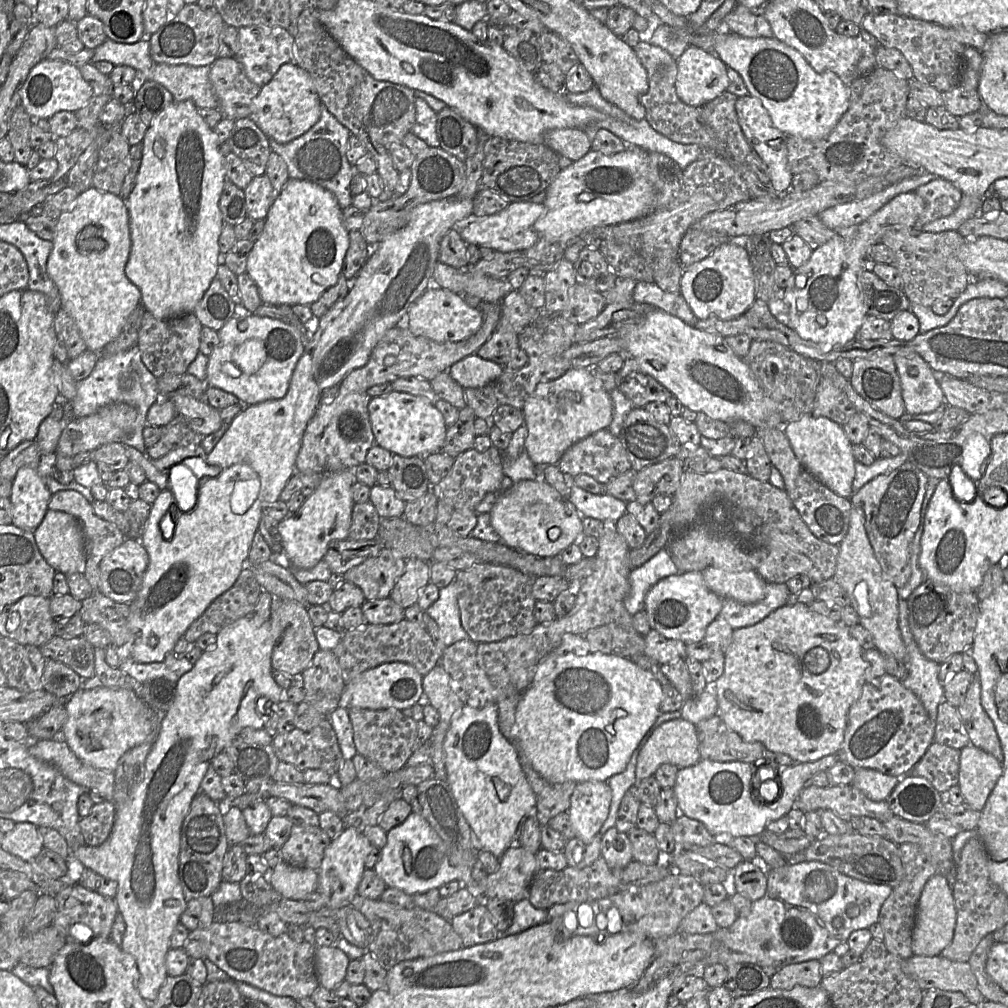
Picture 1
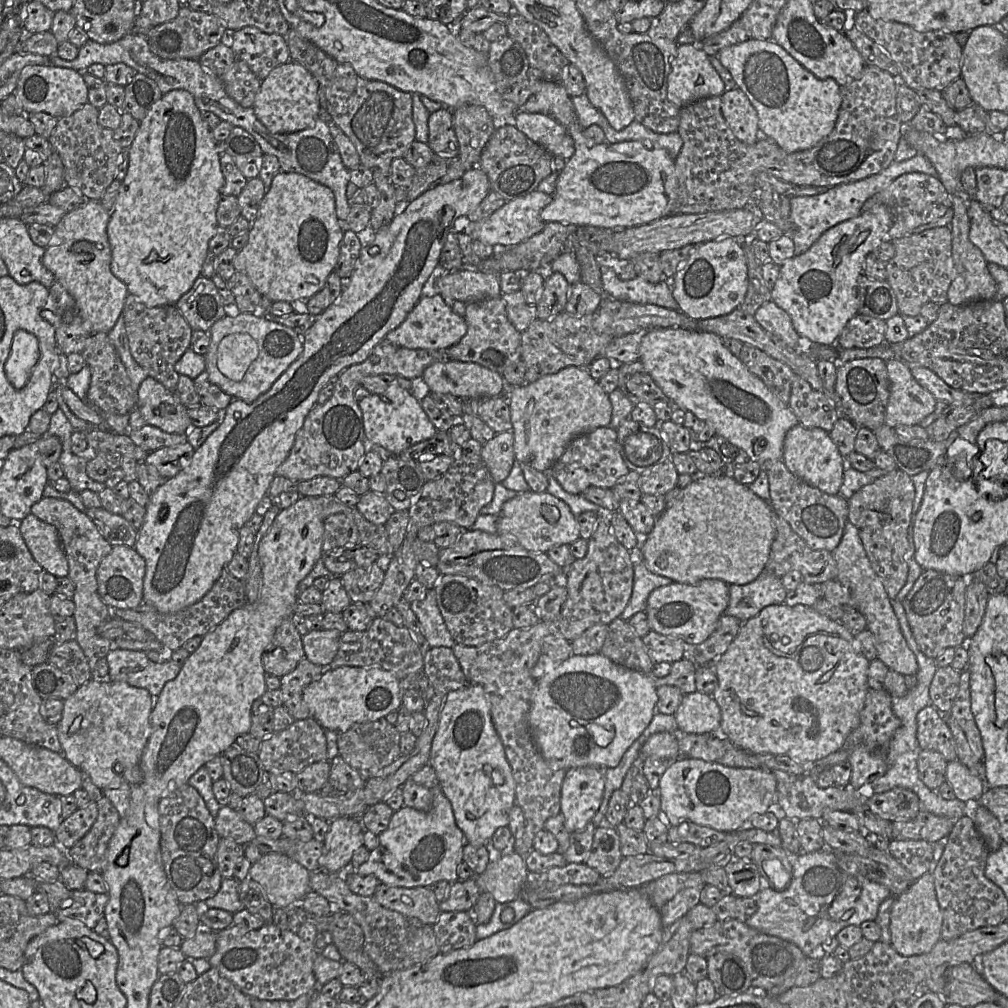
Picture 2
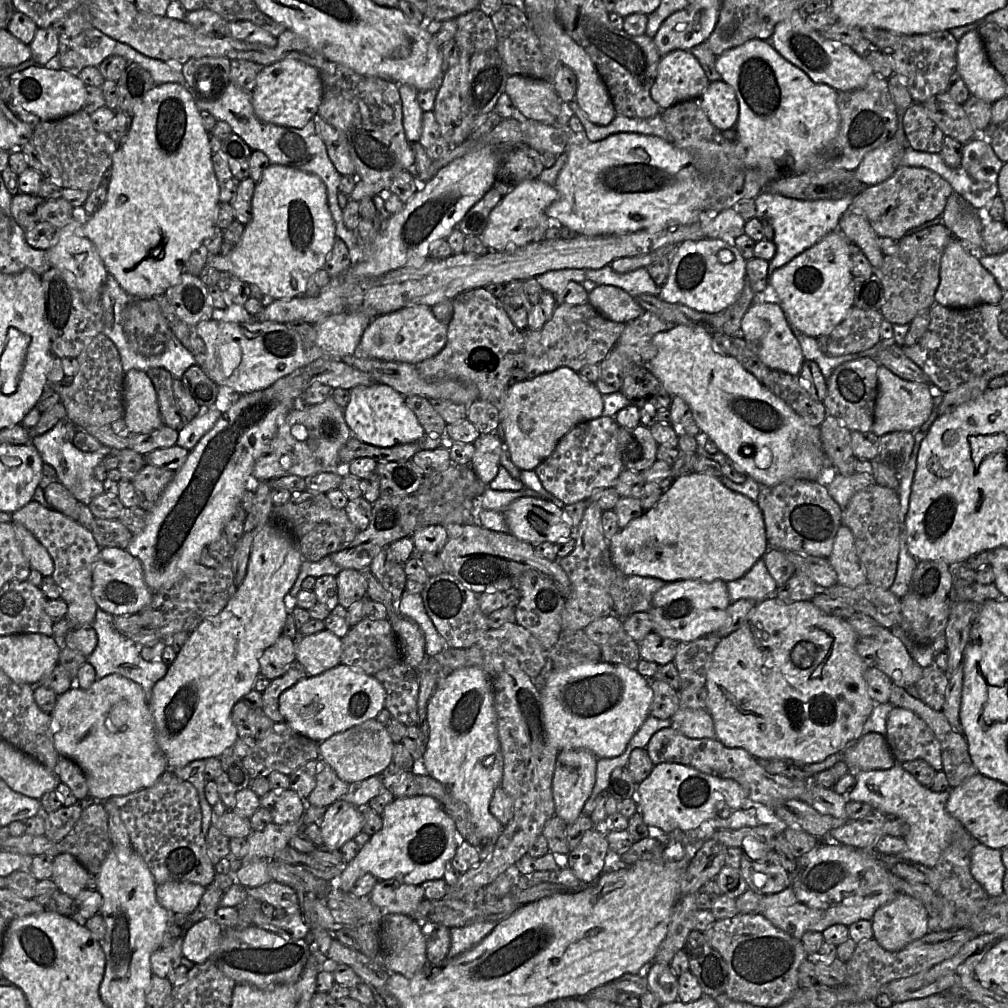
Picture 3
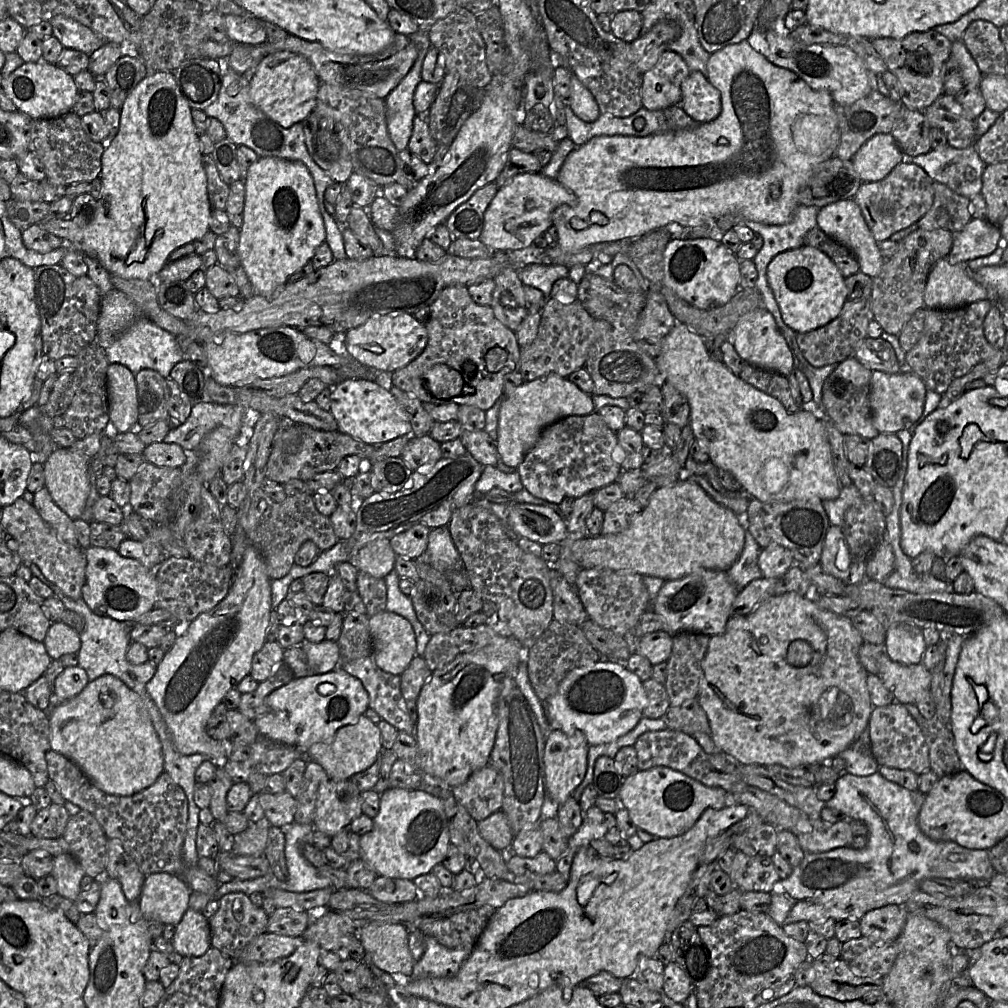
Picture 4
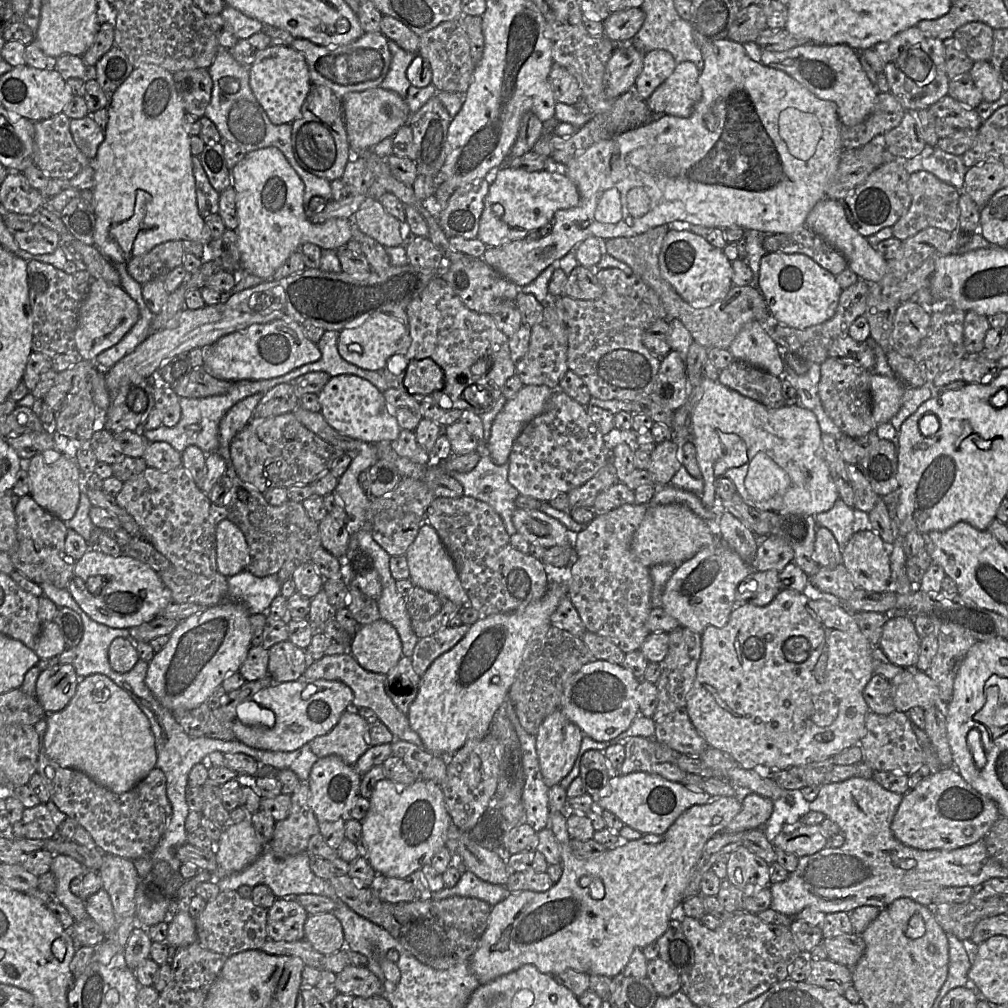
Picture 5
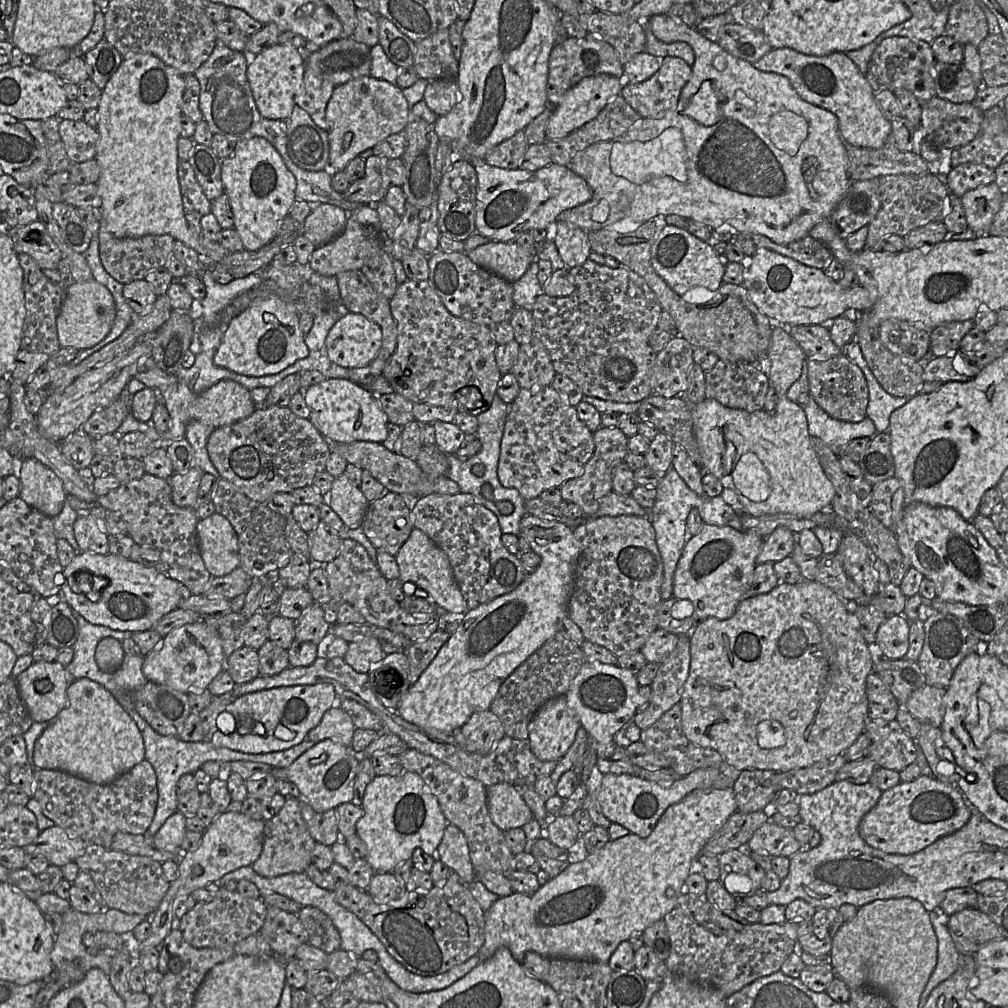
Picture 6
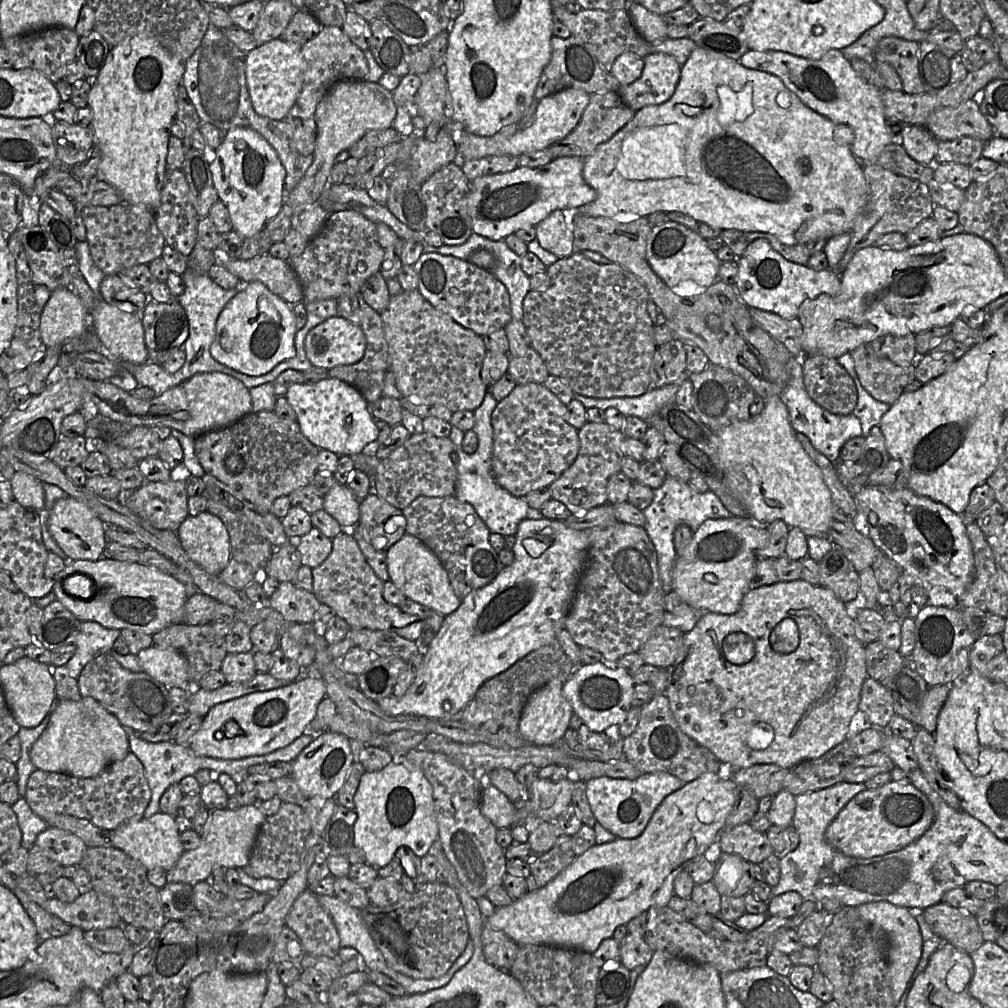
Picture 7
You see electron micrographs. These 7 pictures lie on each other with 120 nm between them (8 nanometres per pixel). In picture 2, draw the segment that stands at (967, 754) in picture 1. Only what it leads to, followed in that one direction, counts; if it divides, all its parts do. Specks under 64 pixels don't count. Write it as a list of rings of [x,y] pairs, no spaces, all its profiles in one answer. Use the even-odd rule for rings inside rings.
[[[957,759],[947,764],[946,780],[951,785],[955,797],[965,804],[977,804],[986,789],[983,779],[973,775]]]

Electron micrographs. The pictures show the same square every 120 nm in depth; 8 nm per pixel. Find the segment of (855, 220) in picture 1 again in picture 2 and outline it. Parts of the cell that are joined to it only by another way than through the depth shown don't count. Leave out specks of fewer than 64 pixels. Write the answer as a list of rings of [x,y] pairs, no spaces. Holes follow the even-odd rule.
[[[917,153],[908,160],[902,162],[893,161],[878,174],[862,180],[830,187],[824,193],[817,195],[790,197],[789,219],[795,227],[791,236],[795,245],[795,255],[805,253],[828,229],[860,215],[864,203],[876,193],[887,188],[899,176],[915,172],[925,173],[933,177],[938,176],[933,164],[925,156]]]

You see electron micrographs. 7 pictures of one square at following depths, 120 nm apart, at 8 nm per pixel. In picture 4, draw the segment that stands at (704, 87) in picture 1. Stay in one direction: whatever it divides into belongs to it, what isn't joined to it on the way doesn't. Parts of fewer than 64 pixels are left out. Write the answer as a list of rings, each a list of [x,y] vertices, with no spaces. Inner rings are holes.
[[[665,50],[657,63],[643,74],[641,100],[643,108],[661,110],[679,105],[681,85],[691,71],[676,52]]]

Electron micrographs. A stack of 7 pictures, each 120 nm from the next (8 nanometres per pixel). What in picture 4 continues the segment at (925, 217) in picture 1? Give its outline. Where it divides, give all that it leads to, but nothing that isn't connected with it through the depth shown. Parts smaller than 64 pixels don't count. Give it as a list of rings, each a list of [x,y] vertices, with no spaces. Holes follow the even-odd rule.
[[[905,160],[884,179],[862,183],[854,202],[877,242],[888,240],[894,233],[916,224],[932,207],[934,180],[918,165]]]

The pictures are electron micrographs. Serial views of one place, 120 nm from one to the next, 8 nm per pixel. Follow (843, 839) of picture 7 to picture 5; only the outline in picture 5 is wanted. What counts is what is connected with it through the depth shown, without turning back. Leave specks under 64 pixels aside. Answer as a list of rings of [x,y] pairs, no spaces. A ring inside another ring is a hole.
[[[953,766],[942,767],[903,795],[891,831],[898,841],[912,848],[952,850],[984,839],[1000,818],[992,799],[974,790]]]

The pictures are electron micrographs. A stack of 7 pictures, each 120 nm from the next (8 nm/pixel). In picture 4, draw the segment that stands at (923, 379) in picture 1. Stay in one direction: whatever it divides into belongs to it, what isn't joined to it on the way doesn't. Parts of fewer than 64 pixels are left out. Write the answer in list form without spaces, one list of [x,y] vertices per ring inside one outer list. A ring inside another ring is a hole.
[[[907,370],[897,374],[872,372],[870,403],[875,429],[881,434],[895,434],[910,428],[923,414],[927,391],[924,382]]]

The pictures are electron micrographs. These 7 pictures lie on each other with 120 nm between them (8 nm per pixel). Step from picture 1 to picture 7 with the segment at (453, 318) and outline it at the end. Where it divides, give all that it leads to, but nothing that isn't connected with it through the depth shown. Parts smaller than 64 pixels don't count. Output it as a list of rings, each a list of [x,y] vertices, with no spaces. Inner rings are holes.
[[[343,317],[327,318],[305,338],[305,353],[314,367],[329,370],[357,363],[366,349],[363,331]]]

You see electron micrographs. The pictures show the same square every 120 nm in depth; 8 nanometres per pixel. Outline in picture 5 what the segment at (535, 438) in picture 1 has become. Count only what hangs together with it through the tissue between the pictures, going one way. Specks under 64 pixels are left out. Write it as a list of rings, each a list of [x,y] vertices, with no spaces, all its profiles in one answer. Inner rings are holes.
[[[523,385],[498,413],[491,427],[488,449],[496,465],[506,464],[514,441],[524,427],[545,409],[553,389],[545,385]]]

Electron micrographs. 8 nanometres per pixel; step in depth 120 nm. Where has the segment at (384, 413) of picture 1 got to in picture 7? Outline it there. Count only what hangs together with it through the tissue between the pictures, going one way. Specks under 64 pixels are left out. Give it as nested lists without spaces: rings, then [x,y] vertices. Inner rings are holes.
[[[329,377],[315,383],[294,384],[284,397],[294,409],[303,435],[319,449],[350,456],[378,438],[379,429],[369,404],[355,387],[340,379]]]

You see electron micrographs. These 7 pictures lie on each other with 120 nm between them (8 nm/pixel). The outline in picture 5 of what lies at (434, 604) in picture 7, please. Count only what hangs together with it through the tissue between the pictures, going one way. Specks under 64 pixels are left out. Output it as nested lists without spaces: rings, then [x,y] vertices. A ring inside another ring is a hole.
[[[423,523],[418,534],[405,553],[408,562],[409,579],[414,585],[431,591],[442,599],[447,599],[457,606],[468,606],[468,596],[465,592],[453,559],[444,547],[437,531],[428,523]]]

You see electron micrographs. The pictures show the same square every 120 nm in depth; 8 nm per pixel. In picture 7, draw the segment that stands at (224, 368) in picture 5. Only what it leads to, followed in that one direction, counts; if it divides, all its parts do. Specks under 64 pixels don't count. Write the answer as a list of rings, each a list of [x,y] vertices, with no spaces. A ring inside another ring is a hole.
[[[258,281],[242,283],[241,289],[225,305],[216,321],[216,334],[210,346],[211,356],[219,363],[249,376],[261,376],[279,363],[296,356],[296,319],[292,306]]]

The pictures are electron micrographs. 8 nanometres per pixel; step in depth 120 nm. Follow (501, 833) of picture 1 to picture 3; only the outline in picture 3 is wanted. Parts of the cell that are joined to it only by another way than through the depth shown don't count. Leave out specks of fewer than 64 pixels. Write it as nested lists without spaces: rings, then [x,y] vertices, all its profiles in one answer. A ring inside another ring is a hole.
[[[465,667],[438,680],[427,704],[429,736],[422,768],[451,795],[464,802],[483,839],[494,842],[504,826],[490,813],[494,790],[501,786],[503,757],[498,739],[493,689],[490,678],[479,667]]]

